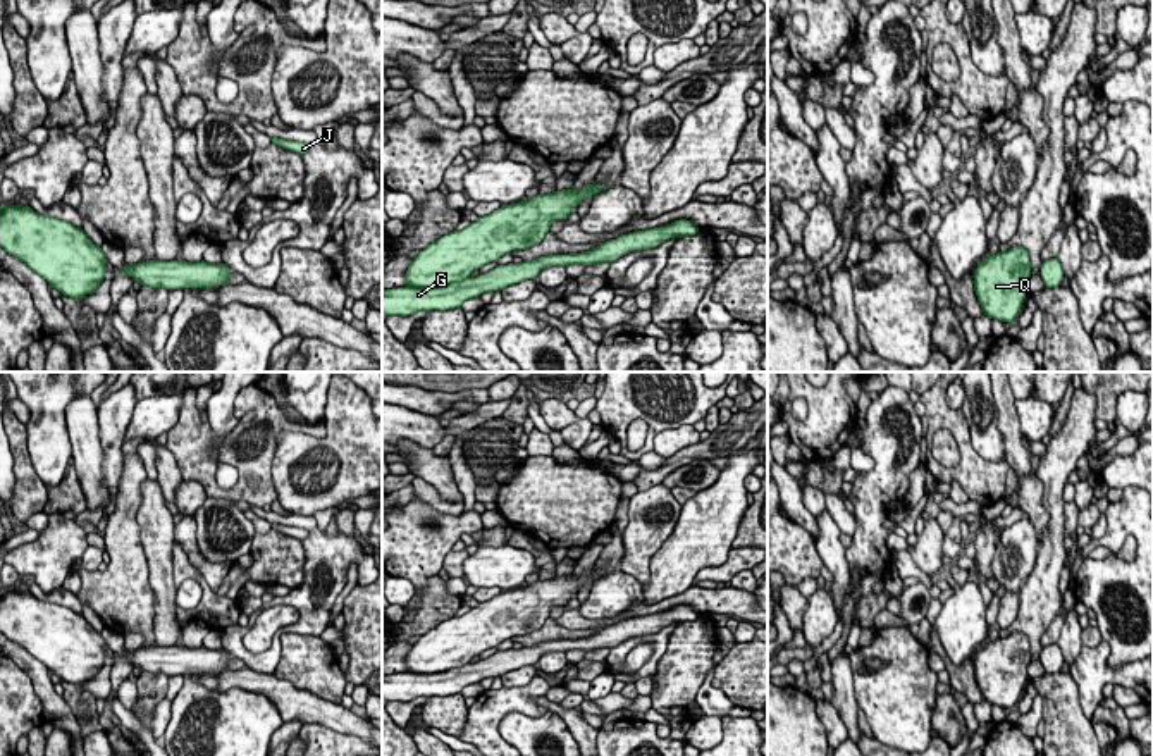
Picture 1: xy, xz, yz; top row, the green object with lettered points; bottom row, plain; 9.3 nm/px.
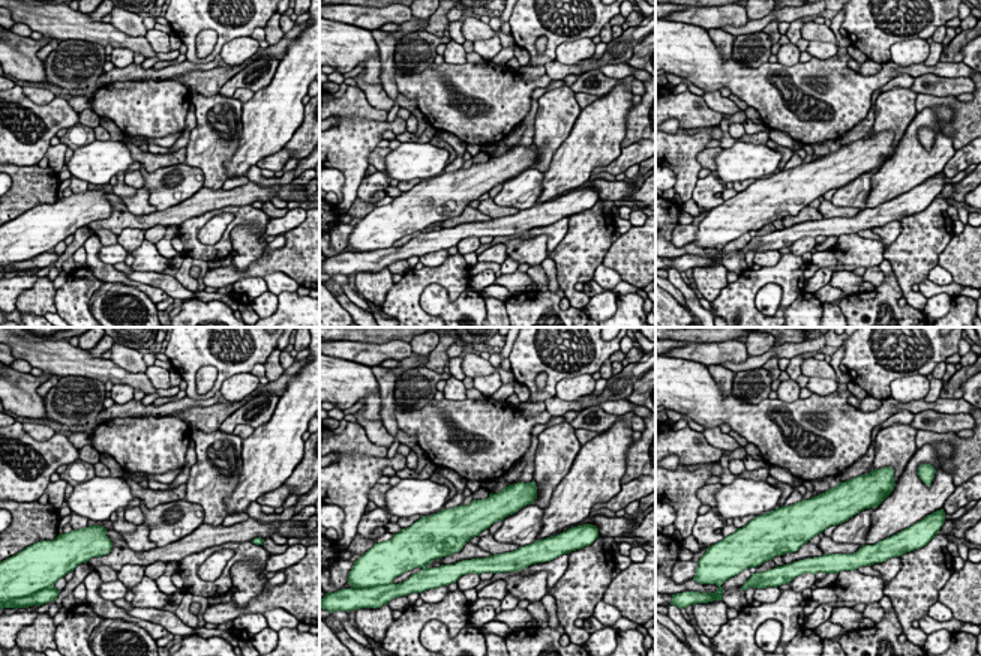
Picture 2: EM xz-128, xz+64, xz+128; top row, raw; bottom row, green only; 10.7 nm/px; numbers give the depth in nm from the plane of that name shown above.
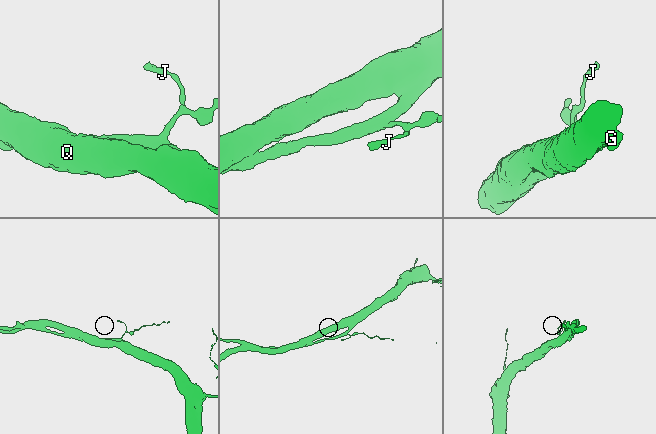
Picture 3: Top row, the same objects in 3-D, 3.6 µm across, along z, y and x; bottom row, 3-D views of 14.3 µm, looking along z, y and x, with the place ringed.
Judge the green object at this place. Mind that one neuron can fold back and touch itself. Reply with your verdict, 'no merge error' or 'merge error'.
no merge error

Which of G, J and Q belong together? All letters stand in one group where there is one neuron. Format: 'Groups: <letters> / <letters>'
Groups: G J Q

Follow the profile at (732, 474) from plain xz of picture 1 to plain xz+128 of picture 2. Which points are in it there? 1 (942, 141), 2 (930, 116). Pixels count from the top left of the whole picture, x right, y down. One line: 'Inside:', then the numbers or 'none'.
Inside: 1, 2

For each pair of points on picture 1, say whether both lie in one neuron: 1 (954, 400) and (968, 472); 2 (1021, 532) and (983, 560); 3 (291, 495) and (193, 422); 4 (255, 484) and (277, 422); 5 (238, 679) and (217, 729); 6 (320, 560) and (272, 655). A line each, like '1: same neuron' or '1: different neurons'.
1: different neurons
2: different neurons
3: different neurons
4: same neuron
5: different neurons
6: same neuron

